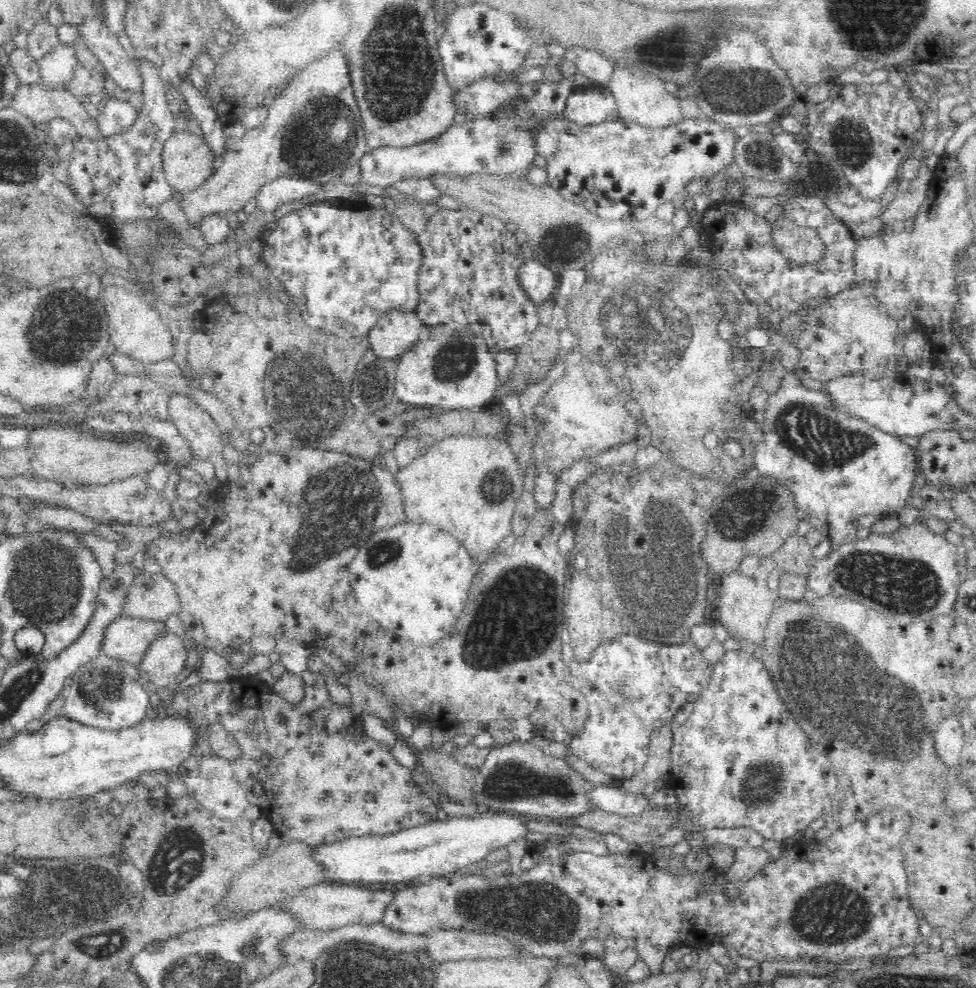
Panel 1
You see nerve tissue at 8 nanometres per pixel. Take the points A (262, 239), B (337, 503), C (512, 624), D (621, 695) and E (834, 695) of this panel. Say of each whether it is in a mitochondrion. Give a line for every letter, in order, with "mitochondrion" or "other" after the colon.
A: other
B: mitochondrion
C: mitochondrion
D: mitochondrion
E: mitochondrion

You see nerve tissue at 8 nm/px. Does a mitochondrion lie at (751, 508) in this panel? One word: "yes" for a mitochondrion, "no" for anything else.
yes

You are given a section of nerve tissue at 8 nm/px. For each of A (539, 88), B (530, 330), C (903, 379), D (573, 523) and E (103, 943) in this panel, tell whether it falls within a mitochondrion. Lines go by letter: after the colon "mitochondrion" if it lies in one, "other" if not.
A: other
B: other
C: other
D: other
E: mitochondrion

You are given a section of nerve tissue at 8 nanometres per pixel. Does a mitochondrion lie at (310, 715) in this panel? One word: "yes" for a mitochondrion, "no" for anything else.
no

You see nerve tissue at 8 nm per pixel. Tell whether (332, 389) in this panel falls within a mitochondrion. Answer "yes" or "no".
yes

